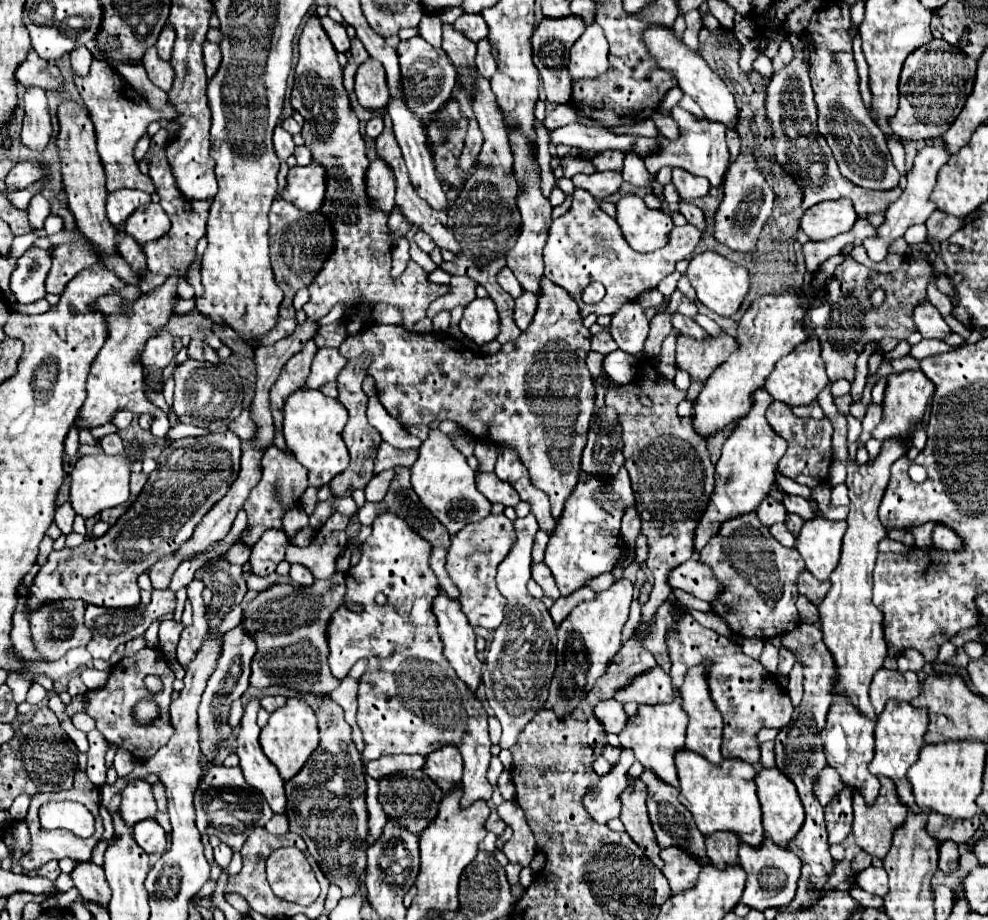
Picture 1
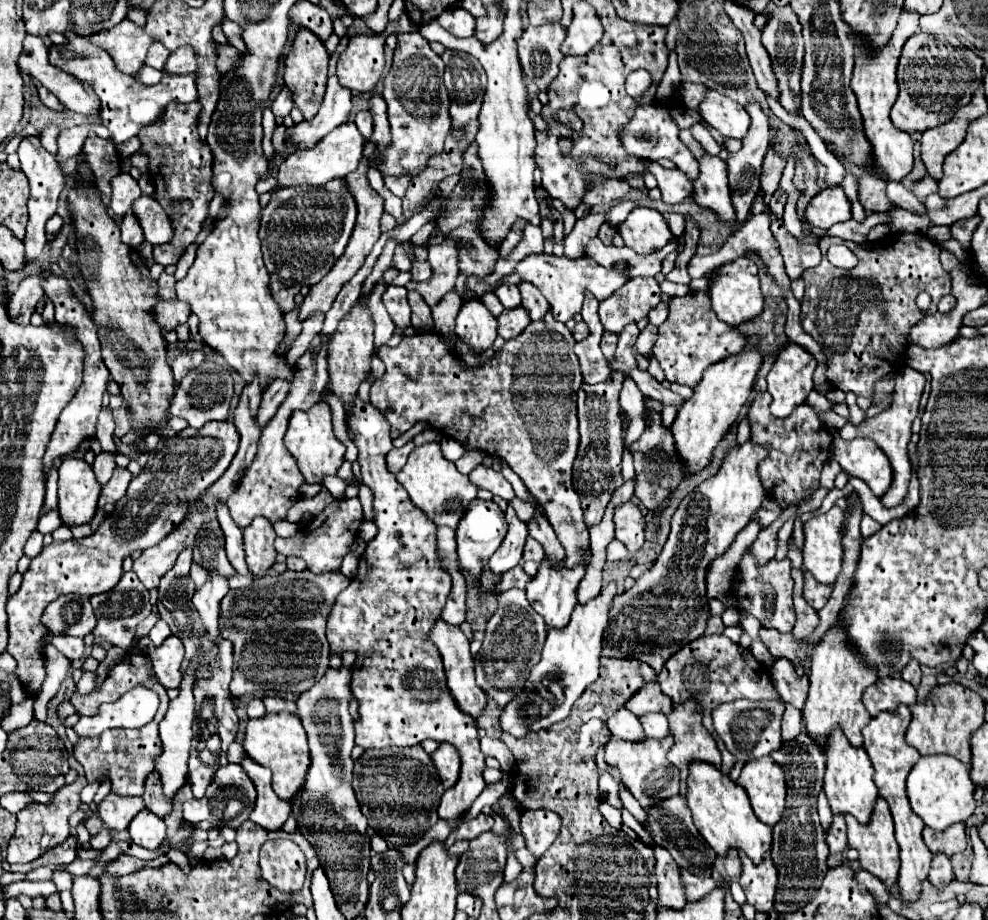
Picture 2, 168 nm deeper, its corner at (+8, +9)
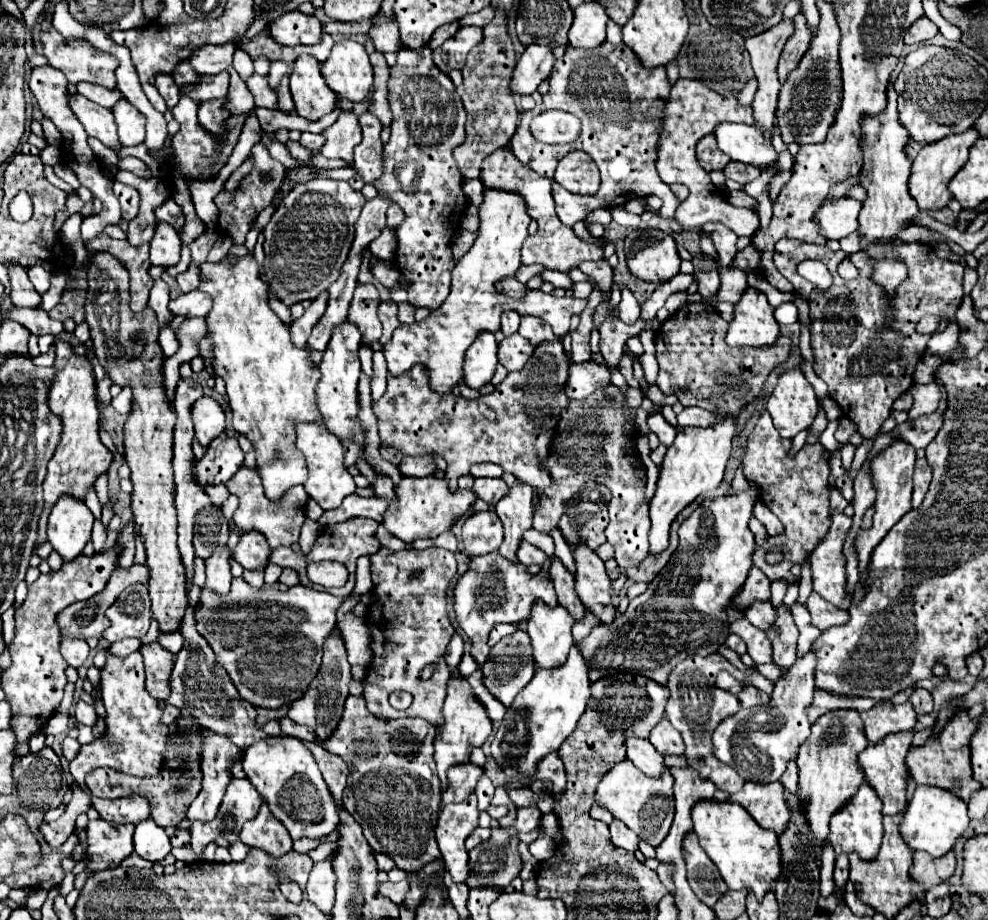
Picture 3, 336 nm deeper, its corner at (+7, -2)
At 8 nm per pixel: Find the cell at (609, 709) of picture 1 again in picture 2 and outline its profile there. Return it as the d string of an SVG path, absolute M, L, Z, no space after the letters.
M624 706L618 708L618 710L614 712L614 716L610 716L610 718L606 720L606 726L608 726L608 730L610 730L616 738L622 738L622 740L632 740L632 742L636 742L636 740L642 740L642 738L644 738L644 730L642 730L638 718L636 718L634 714L630 714L630 710L624 708Z

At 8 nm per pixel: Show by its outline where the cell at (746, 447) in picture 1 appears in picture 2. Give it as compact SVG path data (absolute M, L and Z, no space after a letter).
M752 440L742 446L732 446L718 472L680 502L672 516L670 536L654 568L640 576L628 592L614 598L602 656L636 658L660 672L676 650L704 634L710 616L704 584L706 570L714 558L726 552L766 498L766 490L758 478L758 462L768 452L770 446L758 446Z

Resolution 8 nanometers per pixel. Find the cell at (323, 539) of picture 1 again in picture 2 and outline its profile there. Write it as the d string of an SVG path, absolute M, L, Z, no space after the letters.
M334 500L318 516L314 516L296 536L276 538L276 550L284 556L300 556L306 562L308 570L316 574L338 570L342 558L350 552L350 546L358 536L358 528L362 520L364 516L358 500Z

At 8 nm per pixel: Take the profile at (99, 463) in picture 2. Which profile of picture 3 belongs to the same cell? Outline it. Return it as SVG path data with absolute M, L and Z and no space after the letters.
M95 521L95 527L93 527L93 547L95 547L95 553L101 553L103 551L103 543L105 543L105 527L101 525L101 521Z

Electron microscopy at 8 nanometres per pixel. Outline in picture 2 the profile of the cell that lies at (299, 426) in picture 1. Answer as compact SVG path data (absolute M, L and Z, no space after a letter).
M318 402L308 412L296 410L290 416L284 442L286 442L286 448L292 452L292 456L296 458L298 468L304 474L306 482L310 482L310 484L318 484L322 480L322 476L326 476L326 474L334 476L338 472L340 464L344 462L346 446L334 436L332 412L330 412L330 406L326 402Z

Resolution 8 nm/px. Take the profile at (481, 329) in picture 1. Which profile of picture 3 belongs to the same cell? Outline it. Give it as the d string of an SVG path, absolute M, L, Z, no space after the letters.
M481 333L479 339L465 353L463 379L471 389L487 385L497 369L497 341L491 333Z

